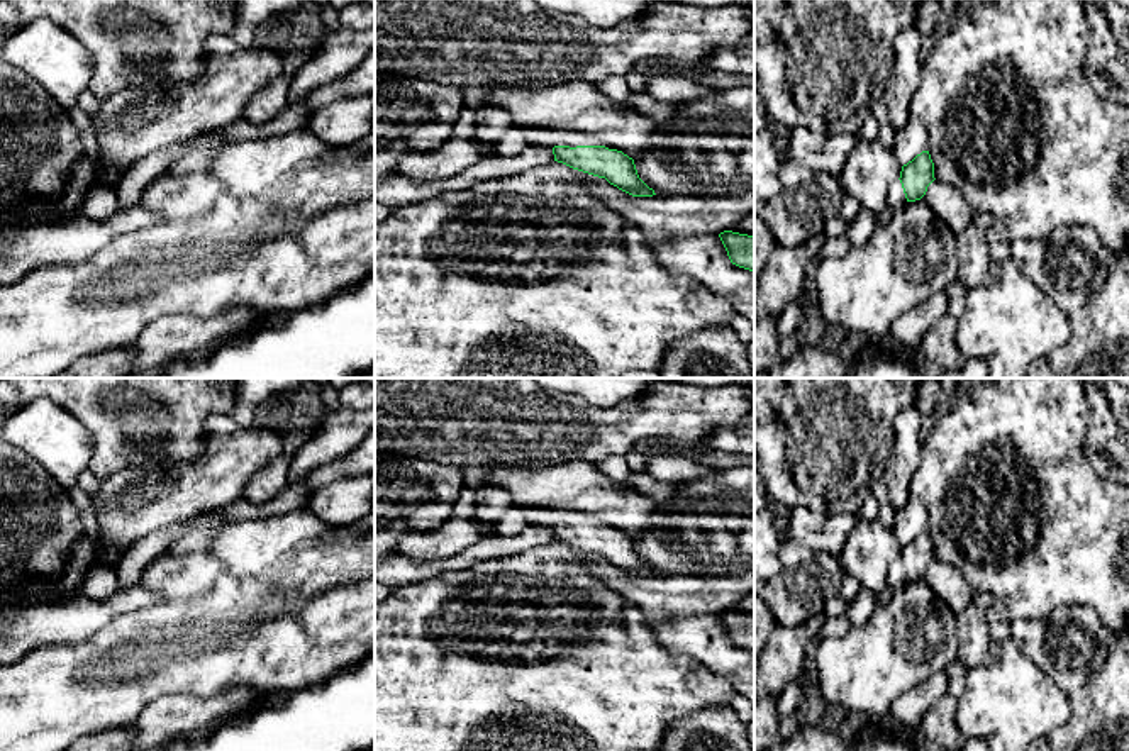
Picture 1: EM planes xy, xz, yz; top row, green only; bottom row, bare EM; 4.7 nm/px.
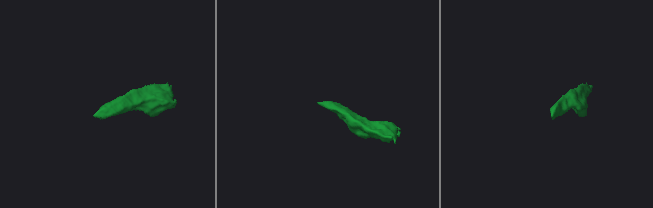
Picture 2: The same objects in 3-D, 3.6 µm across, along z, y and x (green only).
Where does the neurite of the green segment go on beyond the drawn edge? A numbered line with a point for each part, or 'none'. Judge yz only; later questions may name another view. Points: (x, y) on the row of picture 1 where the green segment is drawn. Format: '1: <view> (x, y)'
1: yz (897, 200)

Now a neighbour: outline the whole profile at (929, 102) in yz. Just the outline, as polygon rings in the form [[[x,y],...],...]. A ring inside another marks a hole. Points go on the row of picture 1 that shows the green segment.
[[[973,0],[941,32],[931,54],[922,59],[920,85],[910,100],[910,117],[927,129],[934,178],[958,188],[973,212],[988,212],[993,219],[992,227],[1004,242],[1044,239],[1063,225],[1090,225],[1115,254],[1129,242],[1129,105],[1102,98],[1093,90],[1085,75],[1088,34],[1083,0]]]

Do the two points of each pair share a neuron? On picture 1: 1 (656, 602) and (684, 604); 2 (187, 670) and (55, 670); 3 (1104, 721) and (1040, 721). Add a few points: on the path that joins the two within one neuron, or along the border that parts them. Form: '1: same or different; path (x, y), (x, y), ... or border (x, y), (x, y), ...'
1: same; path (663, 602), (677, 602)
2: same; path (155, 685), (141, 690), (87, 690)
3: different; border (1068, 695), (1068, 717), (1050, 733)

